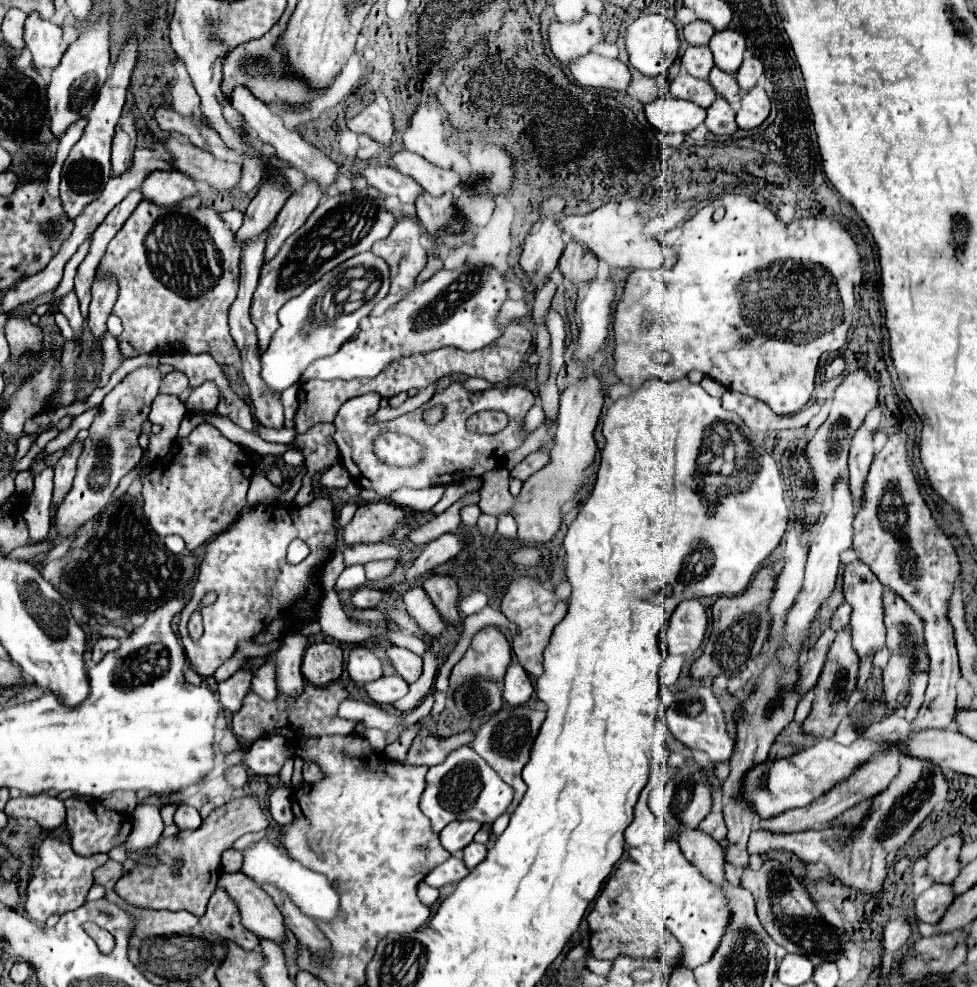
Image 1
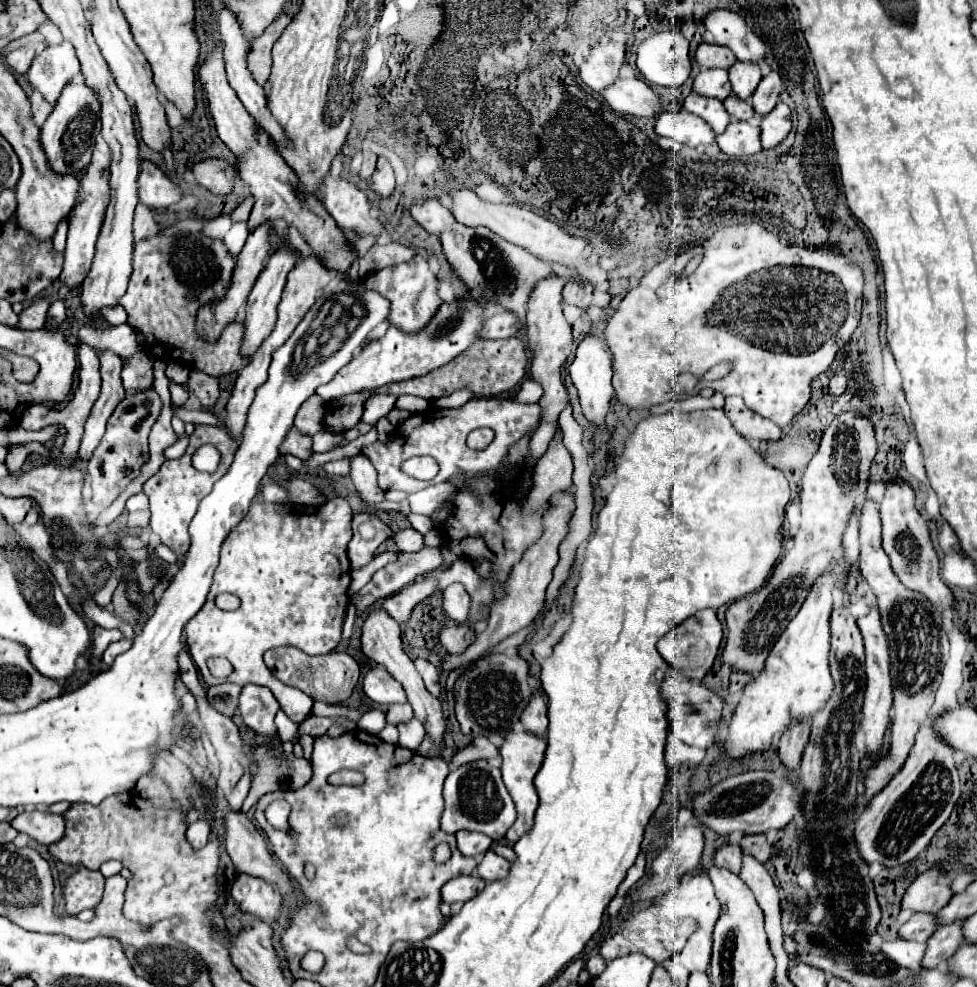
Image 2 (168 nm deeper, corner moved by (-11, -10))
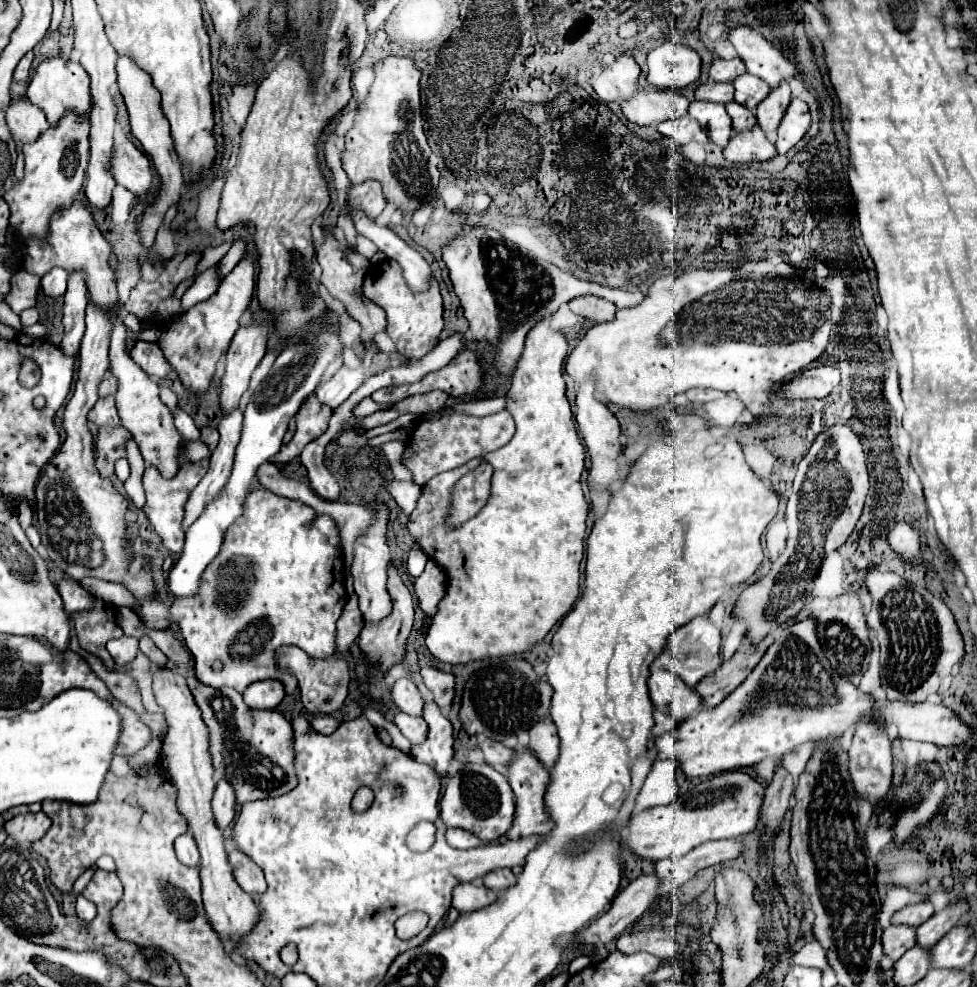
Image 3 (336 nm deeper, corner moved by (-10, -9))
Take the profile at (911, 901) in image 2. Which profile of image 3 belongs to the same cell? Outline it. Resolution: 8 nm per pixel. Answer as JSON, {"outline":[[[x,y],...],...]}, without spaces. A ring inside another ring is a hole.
{"outline":[[[919,901],[919,903],[911,903],[911,905],[903,907],[903,909],[899,909],[899,911],[891,917],[891,921],[897,923],[897,925],[915,925],[915,927],[919,927],[919,925],[925,923],[933,913],[935,913],[935,909],[933,909],[931,901]]]}

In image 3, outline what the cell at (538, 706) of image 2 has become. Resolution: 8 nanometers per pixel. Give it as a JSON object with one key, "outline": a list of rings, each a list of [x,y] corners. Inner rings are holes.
{"outline":[[[549,717],[539,719],[529,729],[529,737],[529,747],[537,753],[539,761],[543,761],[547,769],[551,769],[551,765],[555,765],[555,757],[559,757],[559,735],[555,723]]]}

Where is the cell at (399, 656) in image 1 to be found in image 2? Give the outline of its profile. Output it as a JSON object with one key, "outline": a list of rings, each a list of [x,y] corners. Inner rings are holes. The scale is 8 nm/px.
{"outline":[[[416,658],[414,660],[414,666],[418,670],[418,674],[422,676],[428,692],[432,692],[434,696],[440,696],[440,682],[438,682],[438,668],[434,664],[430,664],[428,660],[422,660],[422,658]]]}

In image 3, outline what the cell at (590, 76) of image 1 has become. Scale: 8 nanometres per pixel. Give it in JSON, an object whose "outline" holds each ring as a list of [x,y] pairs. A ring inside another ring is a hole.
{"outline":[[[639,89],[633,97],[621,103],[627,121],[635,125],[653,125],[687,115],[689,101],[677,91],[647,91]]]}

